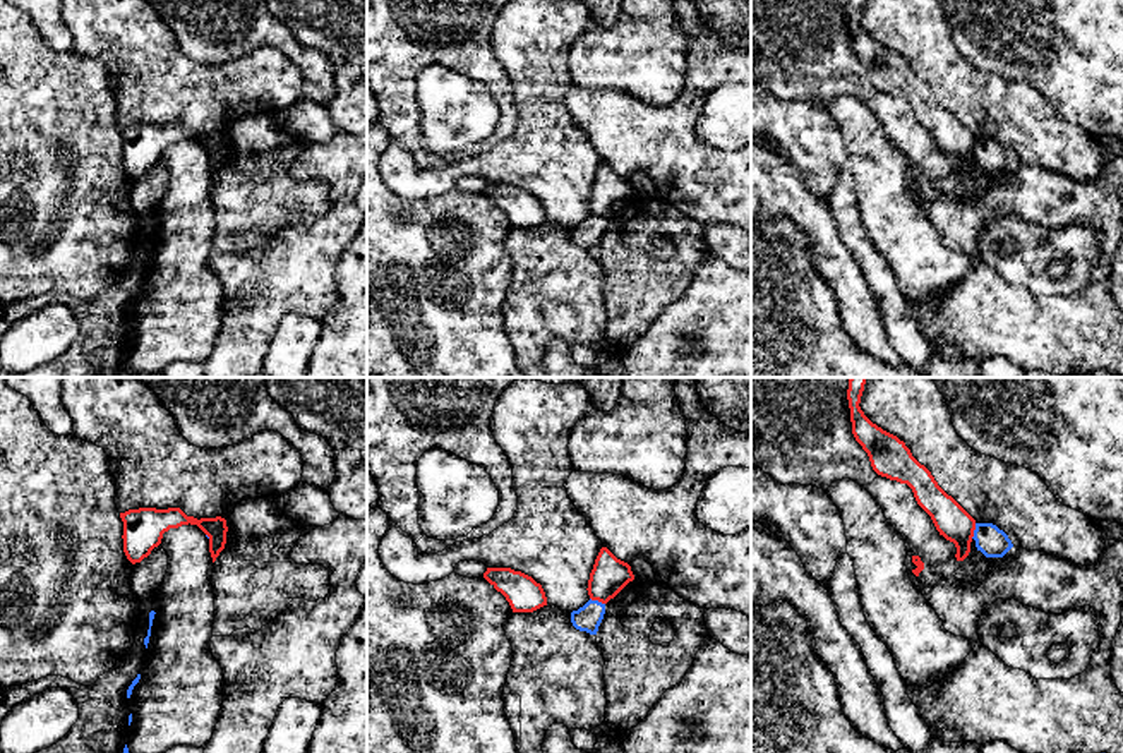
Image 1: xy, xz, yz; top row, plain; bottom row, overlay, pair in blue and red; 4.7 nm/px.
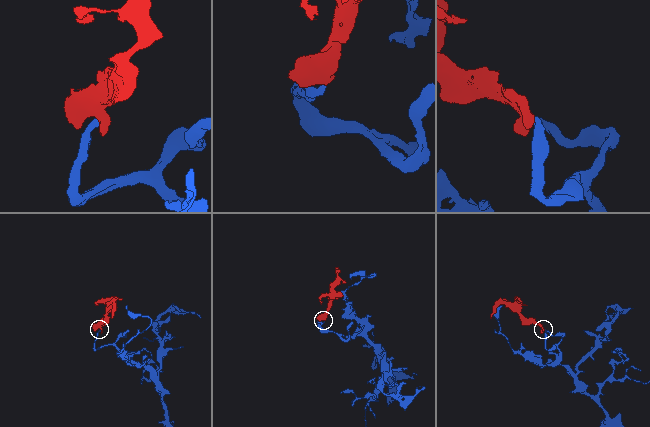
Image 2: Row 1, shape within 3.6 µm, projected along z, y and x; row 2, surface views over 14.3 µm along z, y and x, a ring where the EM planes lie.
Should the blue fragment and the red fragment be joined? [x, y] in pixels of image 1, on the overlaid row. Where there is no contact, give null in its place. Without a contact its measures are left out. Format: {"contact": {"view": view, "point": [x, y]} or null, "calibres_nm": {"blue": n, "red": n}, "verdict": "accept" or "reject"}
{"contact": {"view": "xz", "point": [597, 601]}, "calibres_nm": {"blue": 120, "red": 170}, "verdict": "reject"}

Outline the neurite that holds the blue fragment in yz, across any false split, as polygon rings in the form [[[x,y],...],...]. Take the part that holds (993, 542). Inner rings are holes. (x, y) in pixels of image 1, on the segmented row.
[[[976,523],[972,539],[986,557],[1003,557],[1013,547],[1008,535],[993,523]]]

